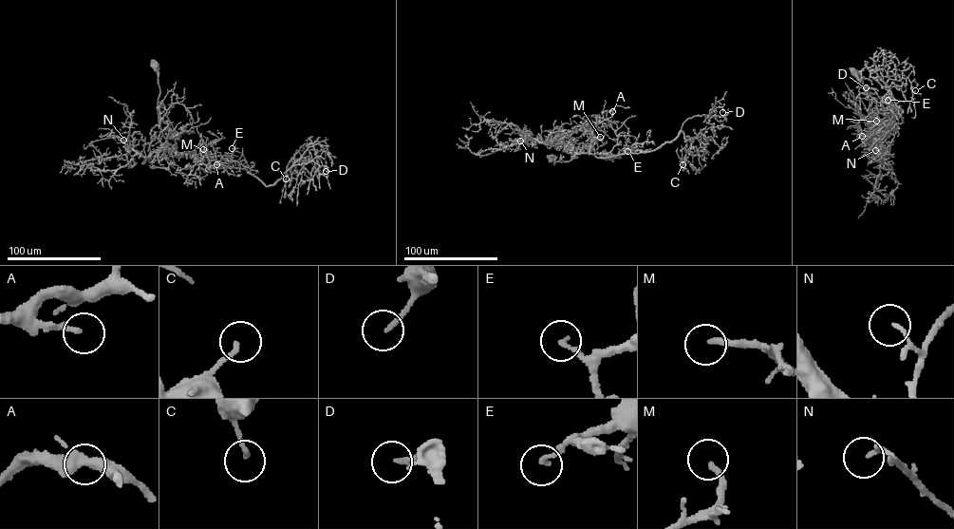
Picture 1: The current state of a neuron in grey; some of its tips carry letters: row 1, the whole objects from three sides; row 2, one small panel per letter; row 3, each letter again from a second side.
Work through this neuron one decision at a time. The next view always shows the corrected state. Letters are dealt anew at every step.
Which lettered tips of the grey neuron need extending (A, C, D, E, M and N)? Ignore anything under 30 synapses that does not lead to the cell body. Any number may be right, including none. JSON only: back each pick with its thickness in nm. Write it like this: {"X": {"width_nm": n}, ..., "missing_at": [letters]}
{"A": {"width_nm": 200}, "M": {"width_nm": 190}, "missing_at": ["A", "M"]}

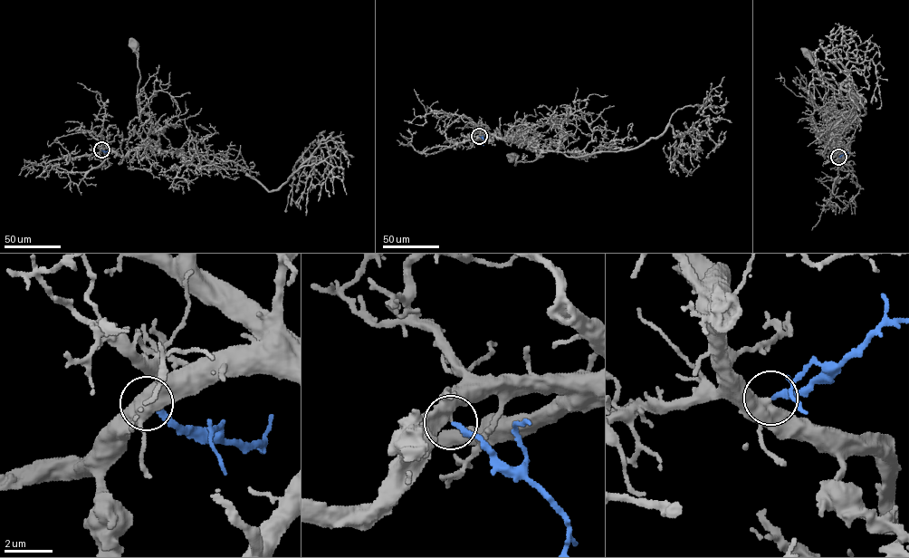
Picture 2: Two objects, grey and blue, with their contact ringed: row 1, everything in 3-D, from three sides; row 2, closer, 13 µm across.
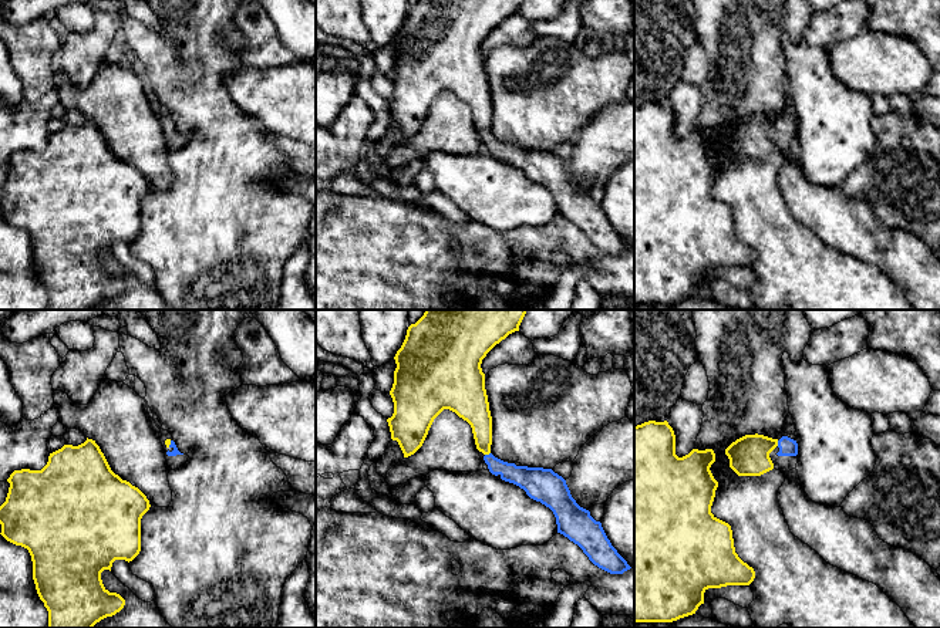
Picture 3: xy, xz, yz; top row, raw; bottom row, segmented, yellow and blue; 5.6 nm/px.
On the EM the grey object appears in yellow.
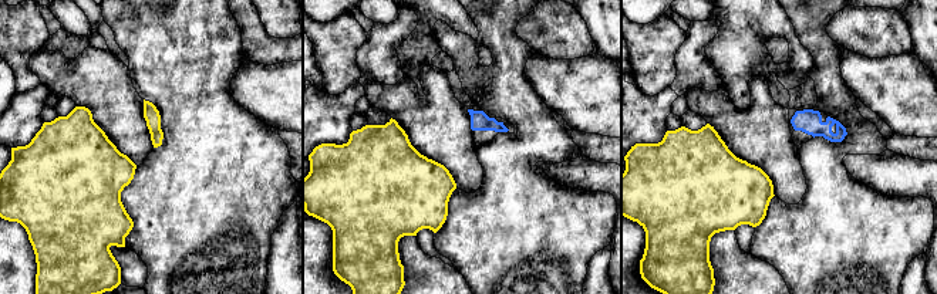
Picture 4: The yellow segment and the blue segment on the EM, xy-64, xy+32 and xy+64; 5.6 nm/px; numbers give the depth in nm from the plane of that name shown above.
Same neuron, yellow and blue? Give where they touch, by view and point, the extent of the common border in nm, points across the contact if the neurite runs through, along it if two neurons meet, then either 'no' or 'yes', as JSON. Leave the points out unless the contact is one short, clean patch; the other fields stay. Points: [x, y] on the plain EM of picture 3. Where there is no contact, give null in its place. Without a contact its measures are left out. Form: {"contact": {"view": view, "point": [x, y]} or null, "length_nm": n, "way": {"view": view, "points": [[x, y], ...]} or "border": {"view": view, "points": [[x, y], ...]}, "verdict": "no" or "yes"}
{"contact": {"view": "xz", "point": [487, 135]}, "length_nm": 40, "way": {"view": "xz", "points": [[475, 93], [481, 103], [487, 135], [498, 148], [522, 158]]}, "verdict": "yes"}

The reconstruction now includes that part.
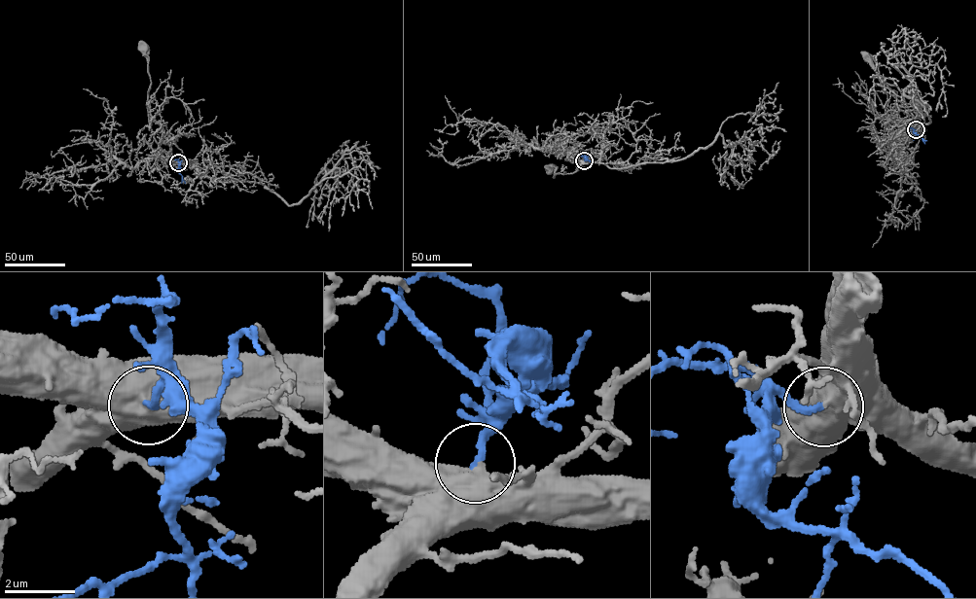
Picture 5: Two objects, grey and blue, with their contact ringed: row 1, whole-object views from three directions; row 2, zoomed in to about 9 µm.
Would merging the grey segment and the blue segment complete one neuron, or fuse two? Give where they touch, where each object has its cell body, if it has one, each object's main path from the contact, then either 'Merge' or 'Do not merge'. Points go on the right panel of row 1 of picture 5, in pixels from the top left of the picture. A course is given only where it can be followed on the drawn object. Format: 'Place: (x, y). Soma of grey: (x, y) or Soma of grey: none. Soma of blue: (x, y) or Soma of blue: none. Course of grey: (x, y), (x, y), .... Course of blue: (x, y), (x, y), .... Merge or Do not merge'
Place: (916, 129). Soma of grey: (866, 54). Soma of blue: none. Course of grey: (916, 129), (922, 130), (921, 123), (911, 112), (901, 90), (886, 84), (866, 53). Course of blue: (916, 129), (914, 132), (924, 142). Merge

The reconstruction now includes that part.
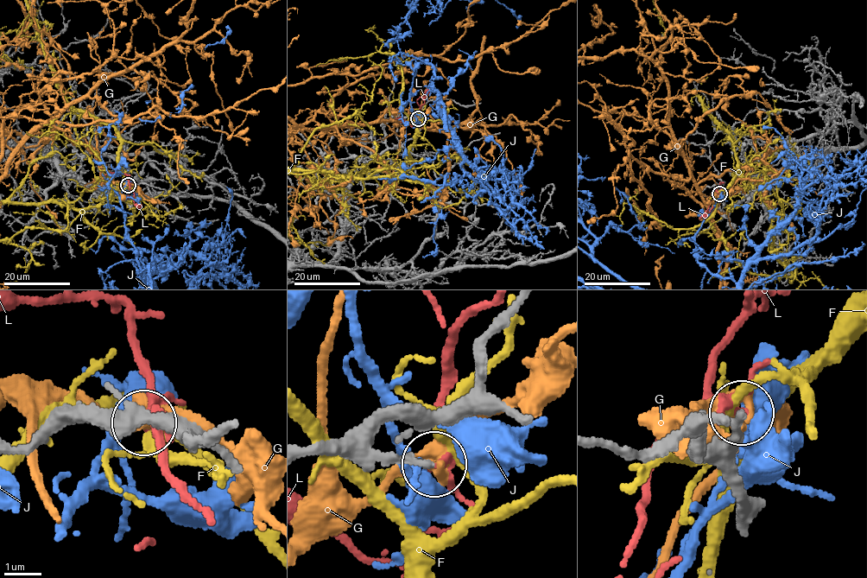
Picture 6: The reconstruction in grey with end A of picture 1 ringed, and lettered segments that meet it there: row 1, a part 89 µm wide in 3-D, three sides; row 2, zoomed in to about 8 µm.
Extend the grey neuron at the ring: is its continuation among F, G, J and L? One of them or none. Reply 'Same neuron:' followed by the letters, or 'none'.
Same neuron: none

